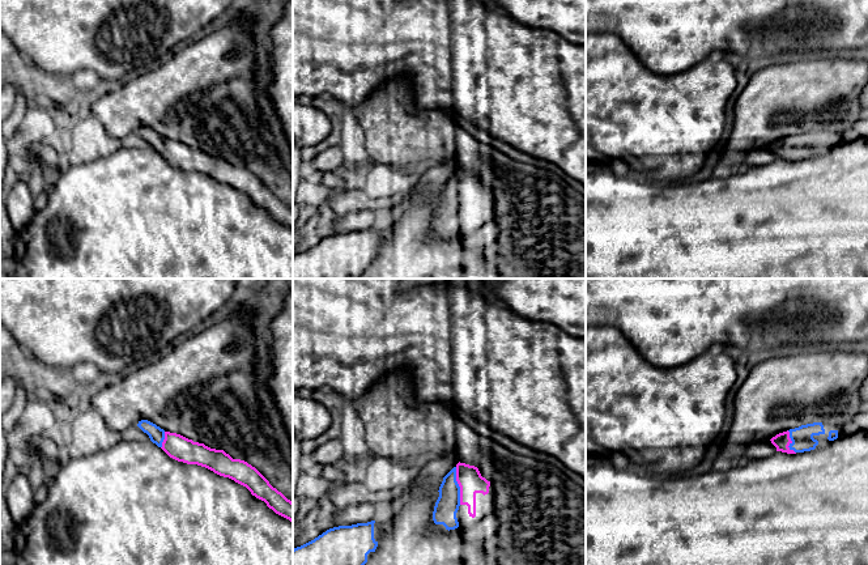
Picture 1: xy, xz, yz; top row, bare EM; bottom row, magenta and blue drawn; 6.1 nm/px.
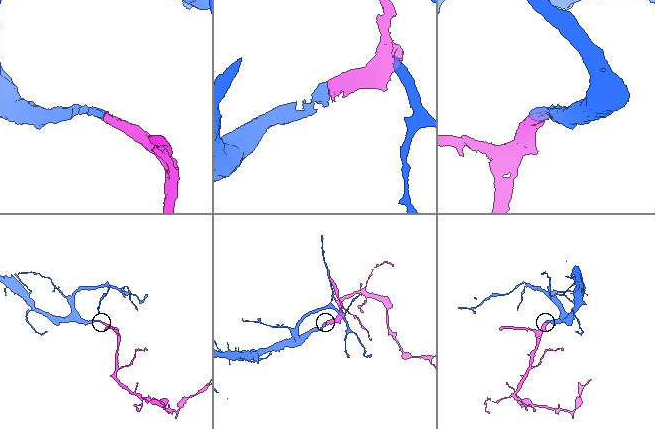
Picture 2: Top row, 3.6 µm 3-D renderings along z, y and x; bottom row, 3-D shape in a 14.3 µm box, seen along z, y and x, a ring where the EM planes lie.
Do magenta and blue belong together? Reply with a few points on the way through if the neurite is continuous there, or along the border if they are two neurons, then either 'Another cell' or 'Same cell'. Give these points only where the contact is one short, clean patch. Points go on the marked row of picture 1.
Path across: xz (468, 478), (459, 485), (451, 495), (445, 512). Same cell

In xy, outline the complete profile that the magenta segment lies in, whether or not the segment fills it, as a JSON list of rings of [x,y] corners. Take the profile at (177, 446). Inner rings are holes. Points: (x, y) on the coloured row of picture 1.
[[[141,420],[137,426],[149,436],[170,458],[187,464],[205,467],[214,473],[229,477],[246,487],[252,496],[264,501],[276,514],[293,522],[293,502],[273,488],[269,481],[251,464],[233,459],[224,450],[193,442],[180,434],[165,432],[156,424]]]

